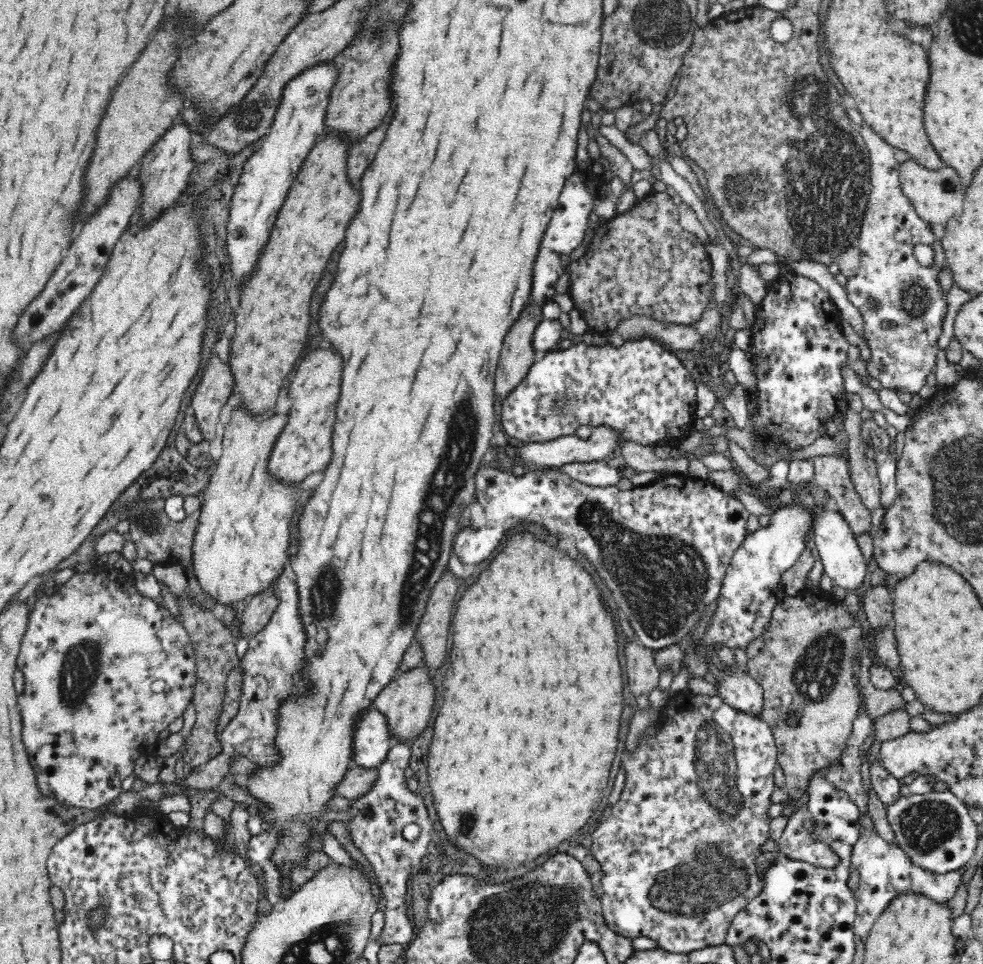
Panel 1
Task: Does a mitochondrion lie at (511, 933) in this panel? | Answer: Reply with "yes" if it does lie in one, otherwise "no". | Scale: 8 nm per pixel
yes

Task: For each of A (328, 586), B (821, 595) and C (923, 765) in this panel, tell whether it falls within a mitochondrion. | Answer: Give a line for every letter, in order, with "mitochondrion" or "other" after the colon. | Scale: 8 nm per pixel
A: mitochondrion
B: other
C: other

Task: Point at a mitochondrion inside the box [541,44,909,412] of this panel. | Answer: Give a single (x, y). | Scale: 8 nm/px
(825, 188)

